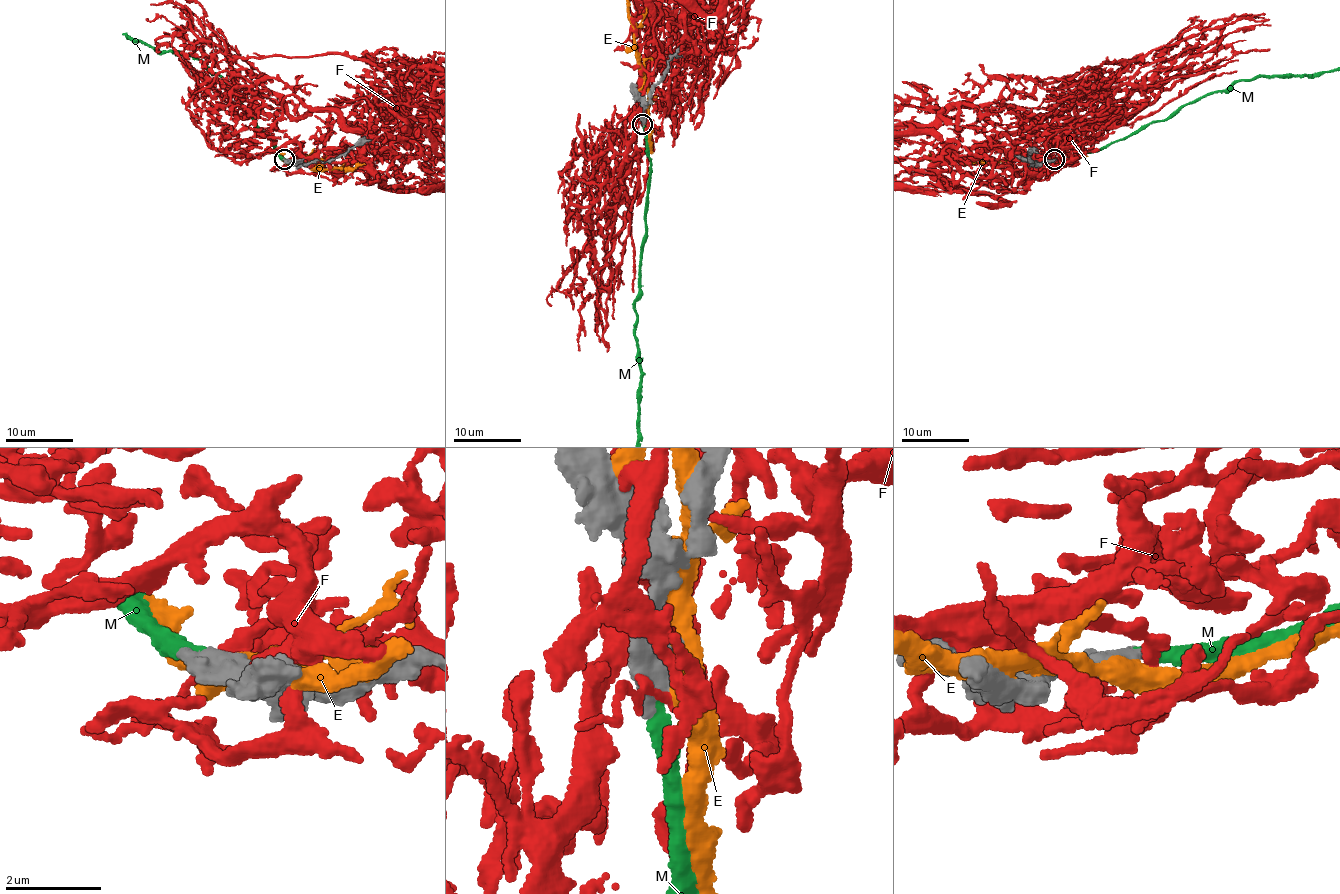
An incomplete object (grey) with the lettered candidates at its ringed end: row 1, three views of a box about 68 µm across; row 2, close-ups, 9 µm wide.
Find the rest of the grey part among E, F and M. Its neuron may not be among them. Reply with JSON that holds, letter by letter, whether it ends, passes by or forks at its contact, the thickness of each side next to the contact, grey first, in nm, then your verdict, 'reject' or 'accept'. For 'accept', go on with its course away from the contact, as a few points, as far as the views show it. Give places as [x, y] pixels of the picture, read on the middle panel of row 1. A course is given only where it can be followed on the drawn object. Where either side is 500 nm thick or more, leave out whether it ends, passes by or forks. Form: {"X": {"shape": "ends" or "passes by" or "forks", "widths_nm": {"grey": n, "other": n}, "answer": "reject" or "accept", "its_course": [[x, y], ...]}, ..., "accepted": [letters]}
{"E": {"widths_nm": {"grey": 650, "other": 480}, "answer": "reject"}, "F": {"widths_nm": {"grey": 600, "other": 140}, "answer": "reject"}, "M": {"widths_nm": {"grey": 550, "other": 300}, "answer": "accept"}, "accepted": ["M"]}

